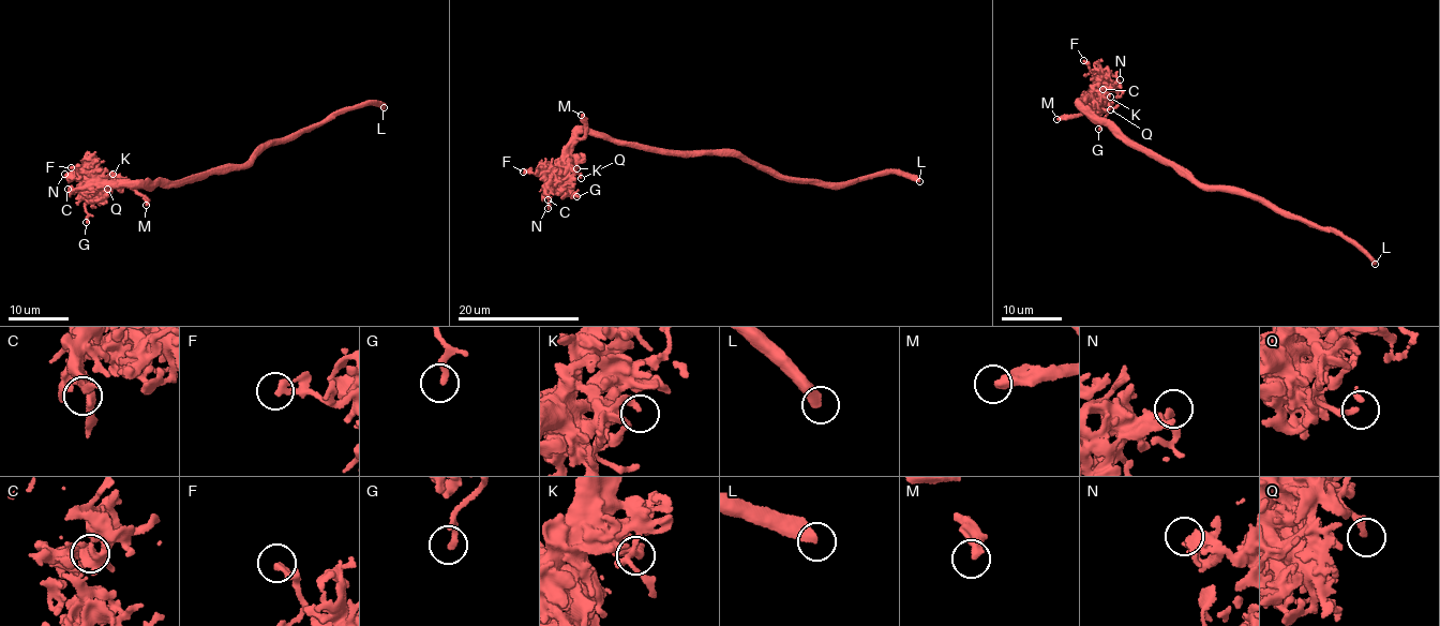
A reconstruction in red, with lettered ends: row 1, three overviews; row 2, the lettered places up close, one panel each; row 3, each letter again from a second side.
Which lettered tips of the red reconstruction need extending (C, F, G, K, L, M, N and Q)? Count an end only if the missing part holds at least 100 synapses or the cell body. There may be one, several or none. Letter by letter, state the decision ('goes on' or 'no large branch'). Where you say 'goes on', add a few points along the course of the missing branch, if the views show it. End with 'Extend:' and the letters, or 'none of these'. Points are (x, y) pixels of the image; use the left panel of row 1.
C: no large branch
F: no large branch
G: no large branch
K: no large branch
L: no large branch
M: goes on | (146, 205), (155, 210), (136, 229), (56, 223), (45, 233), (43, 241), (54, 250), (53, 254)
N: no large branch
Q: no large branch
Extend: M

